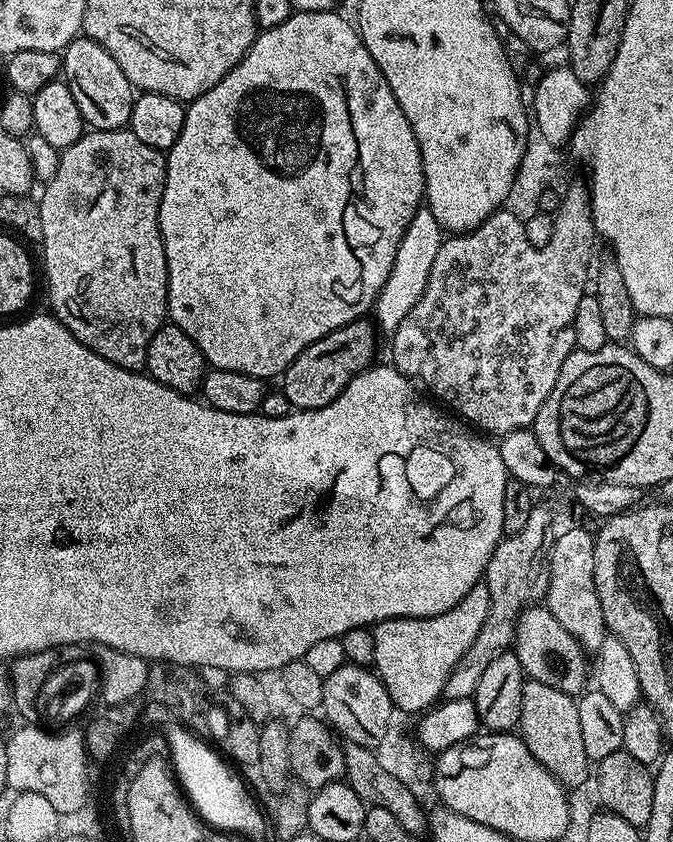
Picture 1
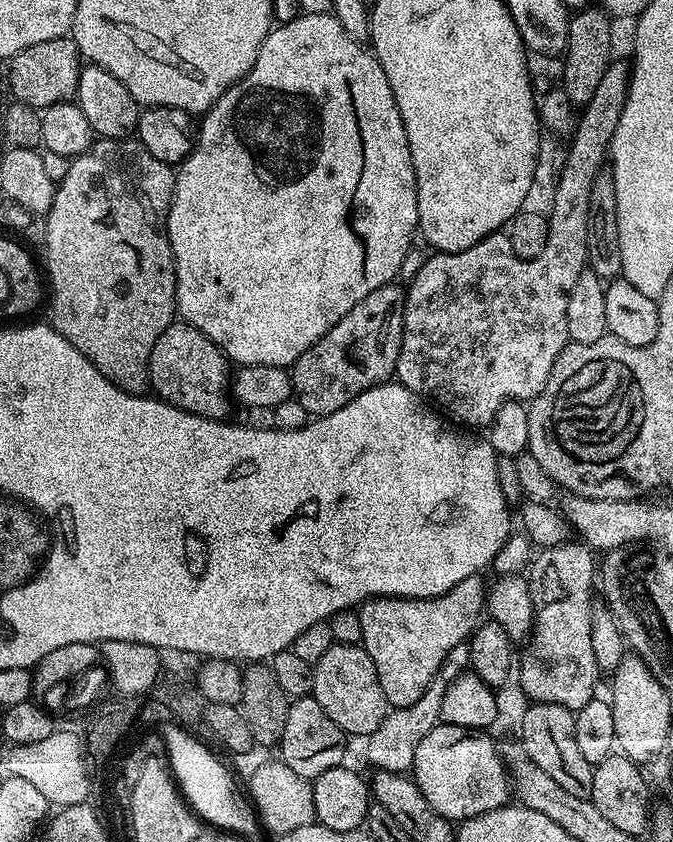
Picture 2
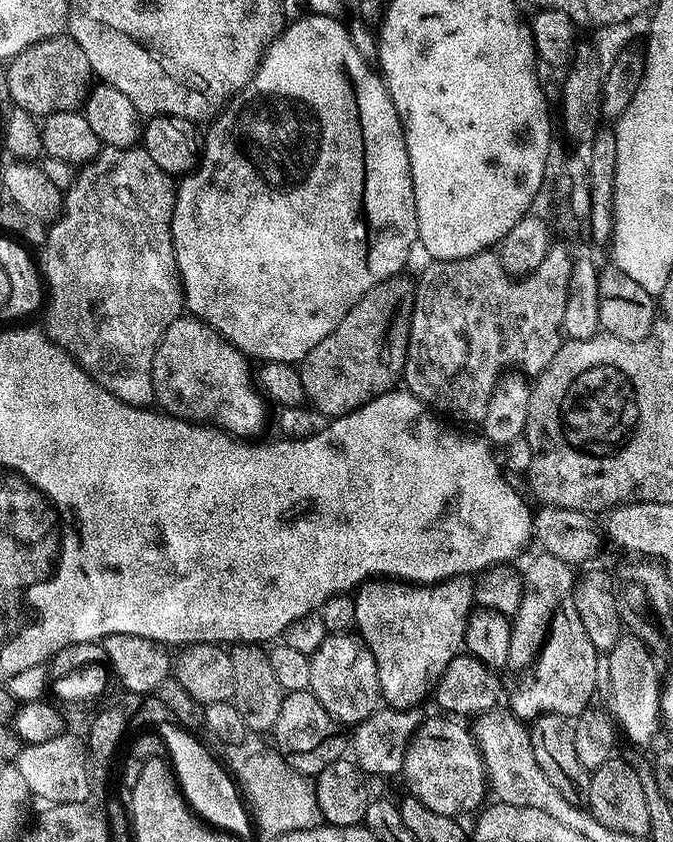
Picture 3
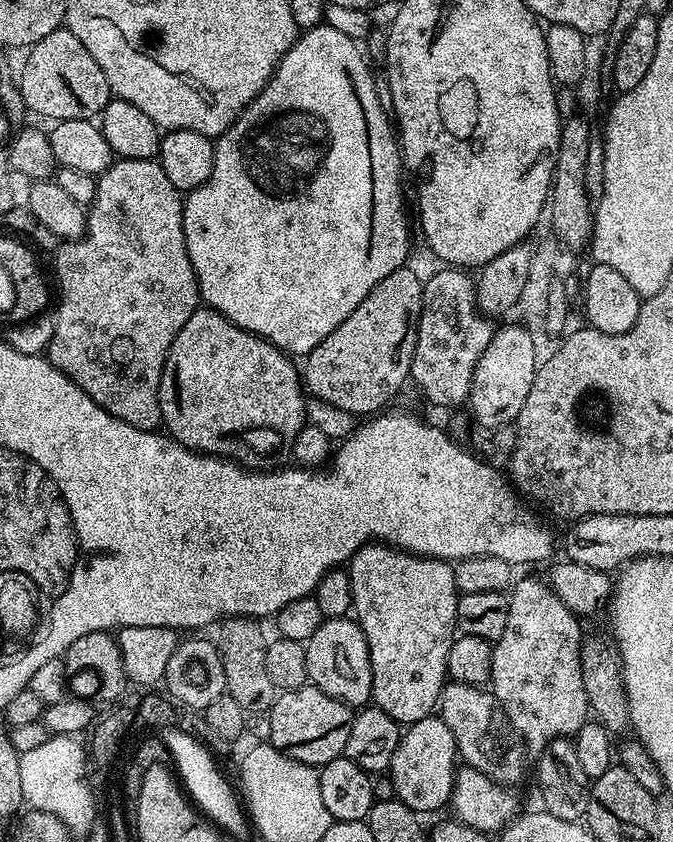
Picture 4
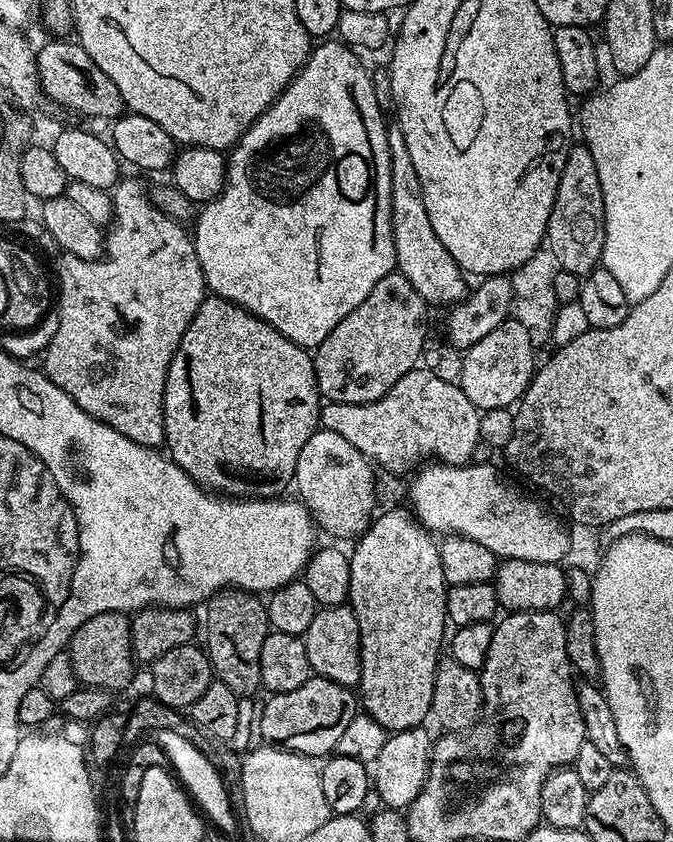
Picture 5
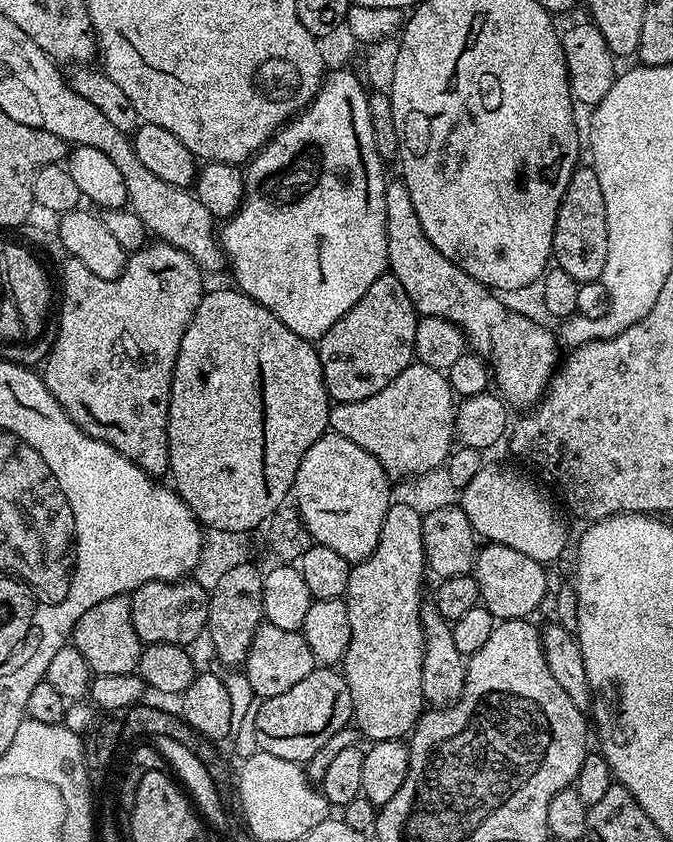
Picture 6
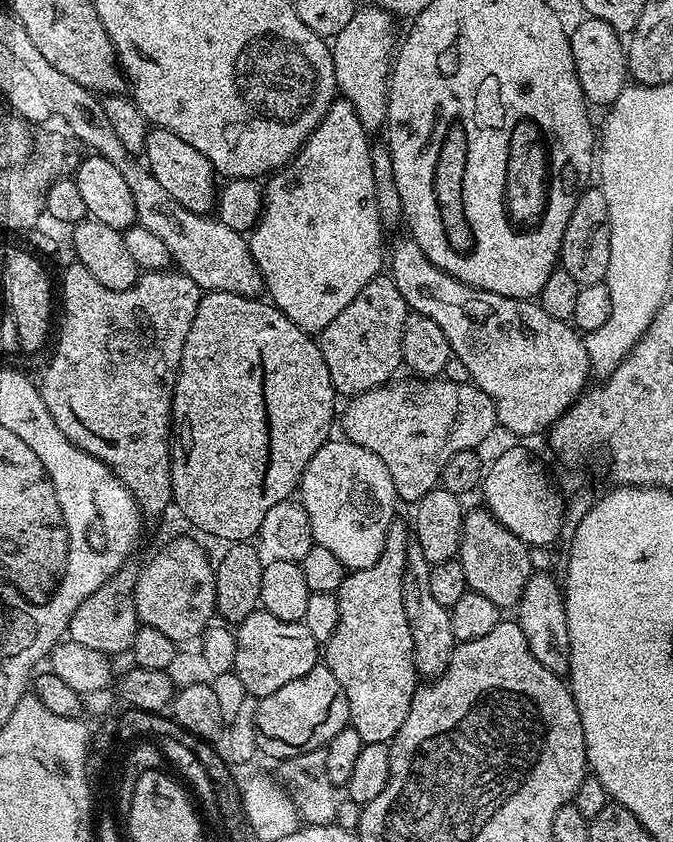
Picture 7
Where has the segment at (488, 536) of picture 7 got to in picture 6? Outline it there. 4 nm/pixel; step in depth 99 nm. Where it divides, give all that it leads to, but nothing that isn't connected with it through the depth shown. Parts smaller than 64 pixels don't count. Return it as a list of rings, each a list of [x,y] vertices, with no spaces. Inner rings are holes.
[[[488,542],[476,553],[474,575],[480,587],[480,598],[483,607],[488,608],[498,622],[523,620],[533,615],[531,612],[548,592],[548,576],[544,572],[547,572],[545,565],[526,558],[526,554],[518,554],[518,550],[510,550],[510,546]]]

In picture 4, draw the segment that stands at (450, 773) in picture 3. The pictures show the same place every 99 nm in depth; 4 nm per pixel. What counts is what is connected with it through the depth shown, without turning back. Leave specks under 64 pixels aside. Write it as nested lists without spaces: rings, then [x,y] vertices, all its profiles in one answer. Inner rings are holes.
[[[439,715],[427,716],[403,729],[390,769],[395,799],[401,800],[417,814],[436,812],[451,801],[457,775],[458,753],[454,734],[450,734],[446,722]]]

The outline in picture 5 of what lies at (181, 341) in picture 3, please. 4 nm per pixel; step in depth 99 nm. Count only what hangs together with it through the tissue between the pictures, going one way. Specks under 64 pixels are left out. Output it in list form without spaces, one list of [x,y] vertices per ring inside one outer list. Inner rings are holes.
[[[205,295],[202,306],[198,306],[198,314],[186,326],[186,334],[182,334],[182,342],[178,342],[178,350],[170,362],[170,370],[166,374],[166,394],[164,395],[164,444],[167,455],[179,468],[203,488],[217,494],[233,498],[276,498],[281,495],[284,487],[293,483],[296,474],[298,454],[302,454],[302,446],[318,431],[322,397],[320,388],[316,385],[316,371],[312,365],[309,349],[290,342],[274,326],[265,320],[260,320],[244,308],[239,308],[221,296]]]

